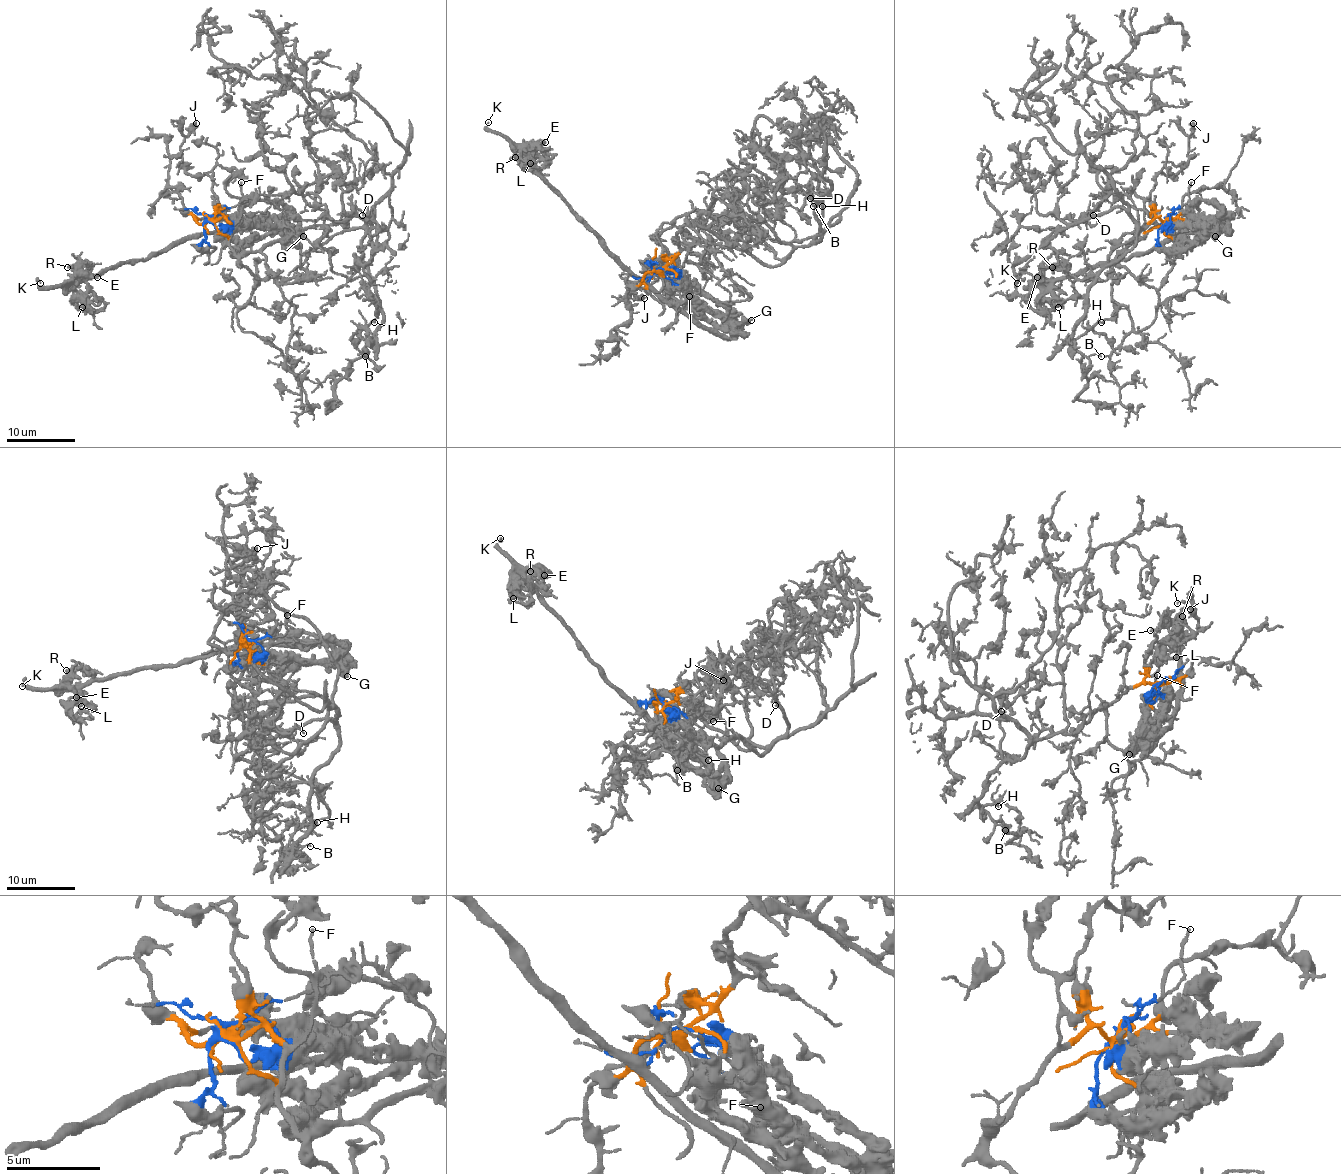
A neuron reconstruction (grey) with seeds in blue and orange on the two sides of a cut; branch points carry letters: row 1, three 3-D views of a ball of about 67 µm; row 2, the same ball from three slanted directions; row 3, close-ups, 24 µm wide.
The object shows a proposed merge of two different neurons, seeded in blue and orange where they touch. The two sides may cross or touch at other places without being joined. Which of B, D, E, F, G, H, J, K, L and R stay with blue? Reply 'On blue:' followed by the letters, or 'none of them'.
On blue: E, F, G, K, L, R

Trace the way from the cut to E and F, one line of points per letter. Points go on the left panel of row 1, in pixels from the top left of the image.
E: (207, 220), (241, 203), (241, 227), (187, 235), (161, 252), (81, 280), (98, 278)
F: (207, 220), (241, 203), (241, 182)

